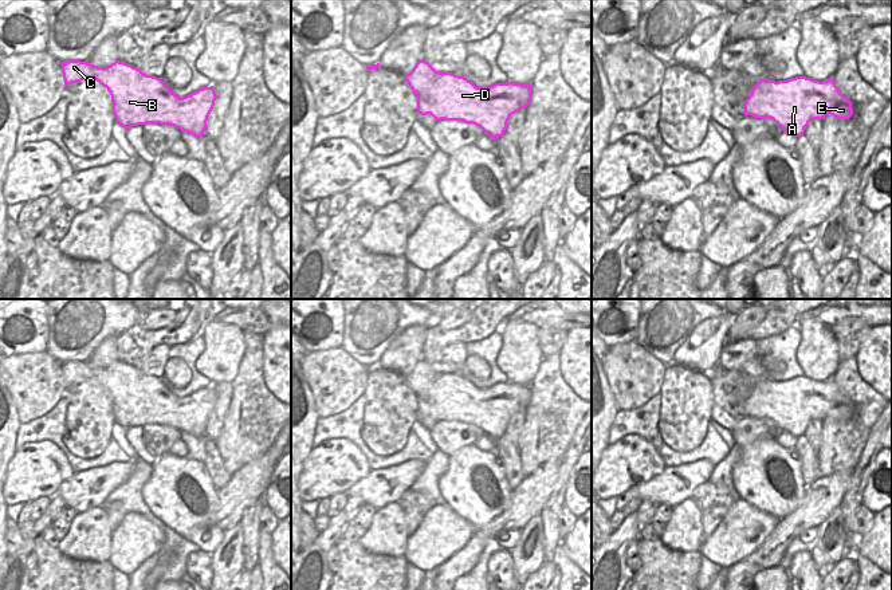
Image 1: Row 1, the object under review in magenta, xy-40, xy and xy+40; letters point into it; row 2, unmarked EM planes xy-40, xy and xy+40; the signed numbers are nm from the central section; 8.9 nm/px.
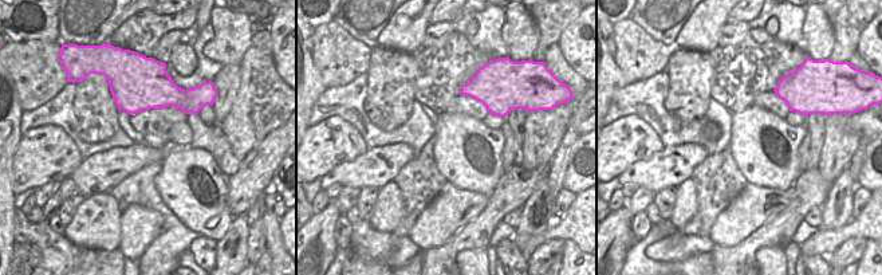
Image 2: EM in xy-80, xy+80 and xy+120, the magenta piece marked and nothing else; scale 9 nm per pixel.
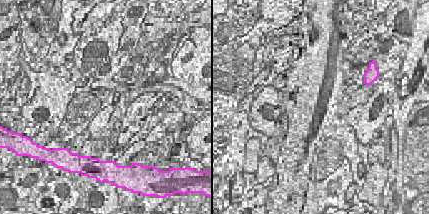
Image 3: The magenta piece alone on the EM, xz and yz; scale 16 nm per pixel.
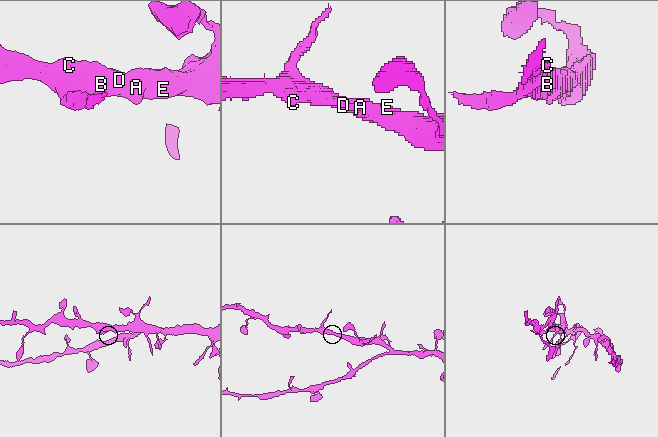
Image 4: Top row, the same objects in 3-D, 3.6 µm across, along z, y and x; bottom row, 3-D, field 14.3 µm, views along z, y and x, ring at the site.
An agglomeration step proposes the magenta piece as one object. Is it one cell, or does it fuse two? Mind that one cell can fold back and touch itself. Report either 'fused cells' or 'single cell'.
single cell

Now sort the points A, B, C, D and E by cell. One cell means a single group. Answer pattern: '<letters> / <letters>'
A B C D E

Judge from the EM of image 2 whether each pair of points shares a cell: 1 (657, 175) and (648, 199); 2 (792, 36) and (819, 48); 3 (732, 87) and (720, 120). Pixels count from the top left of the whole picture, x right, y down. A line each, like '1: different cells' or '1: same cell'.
1: different cells
2: different cells
3: different cells

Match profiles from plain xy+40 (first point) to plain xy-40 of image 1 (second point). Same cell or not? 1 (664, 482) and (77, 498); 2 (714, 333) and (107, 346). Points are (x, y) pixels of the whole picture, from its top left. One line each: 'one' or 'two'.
1: one
2: one

